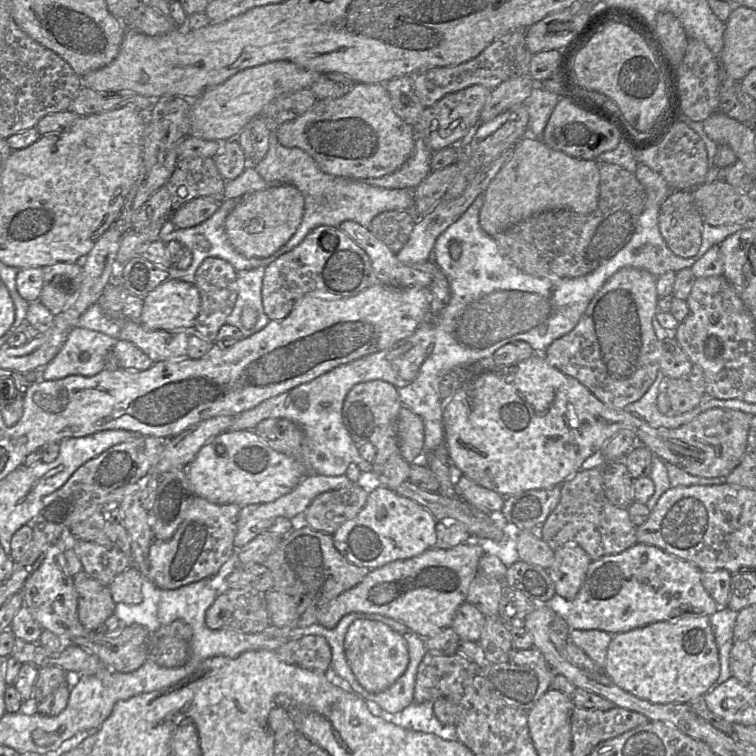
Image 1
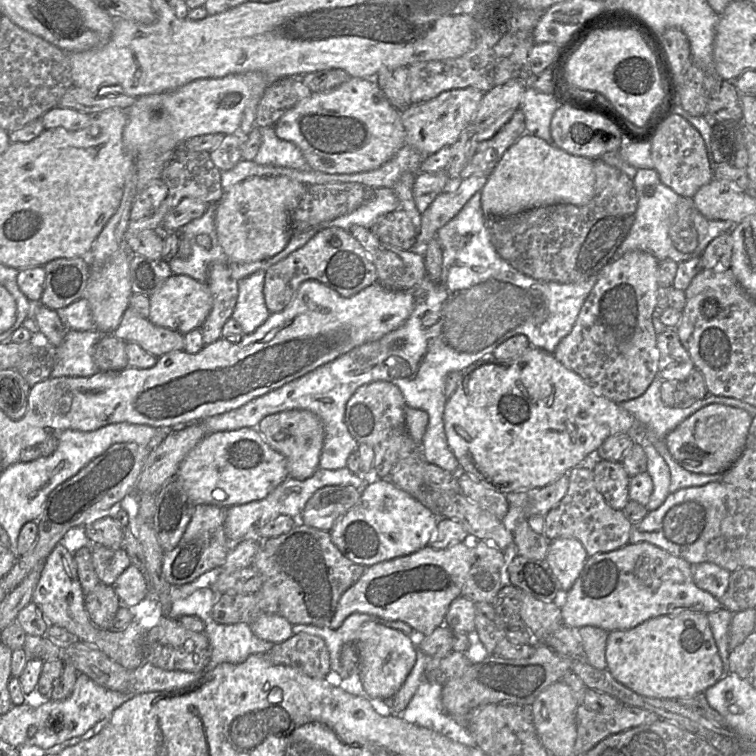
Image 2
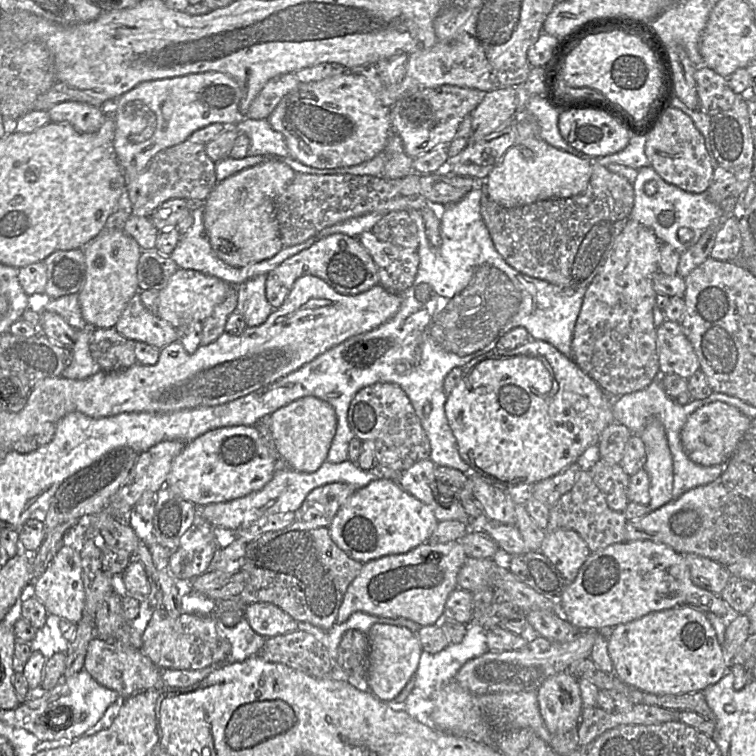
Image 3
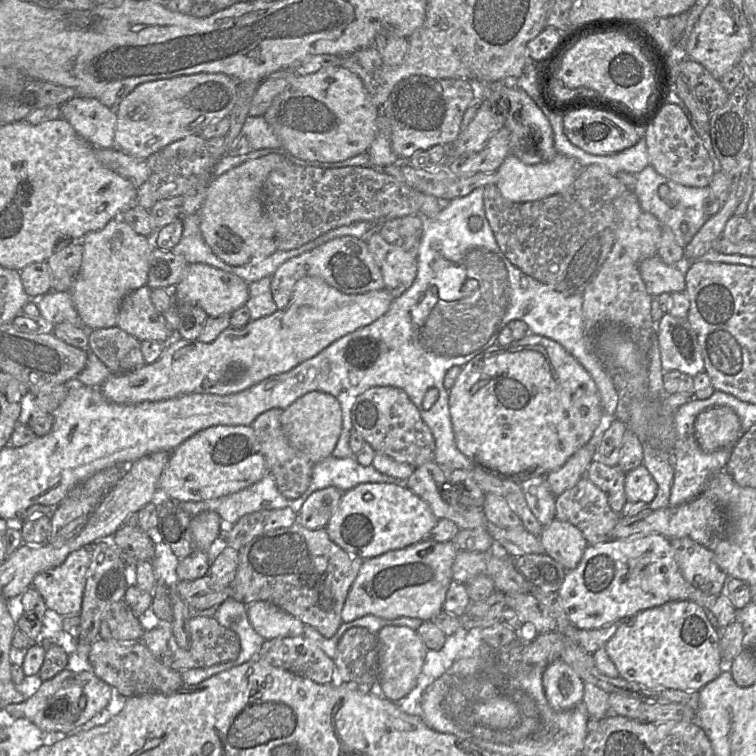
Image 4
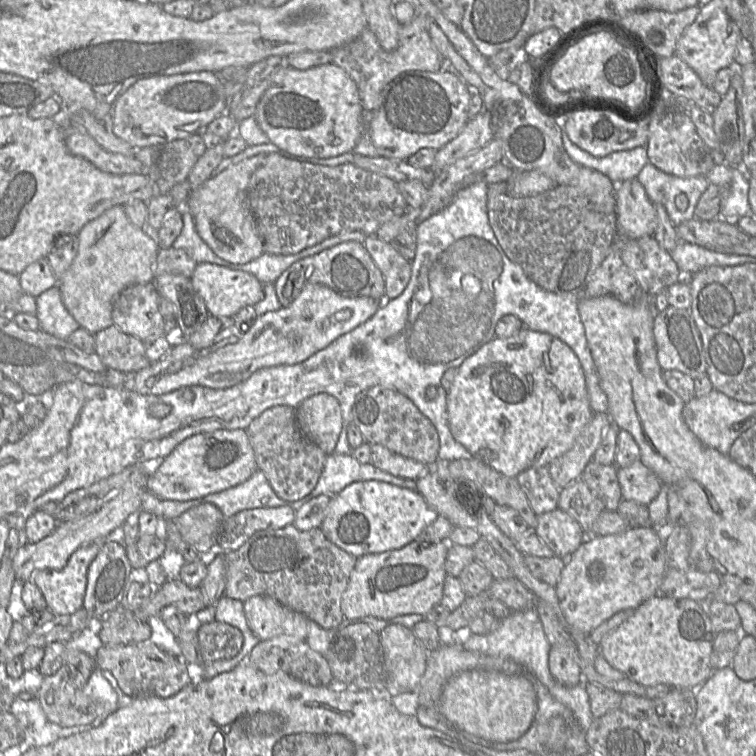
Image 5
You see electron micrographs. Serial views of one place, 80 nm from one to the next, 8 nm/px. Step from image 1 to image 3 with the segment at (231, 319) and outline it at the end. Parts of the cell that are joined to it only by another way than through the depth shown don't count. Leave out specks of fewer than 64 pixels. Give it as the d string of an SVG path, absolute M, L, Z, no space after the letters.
M261 274L236 287L238 303L235 312L244 316L247 327L263 324L274 310L266 297L266 280L267 275Z

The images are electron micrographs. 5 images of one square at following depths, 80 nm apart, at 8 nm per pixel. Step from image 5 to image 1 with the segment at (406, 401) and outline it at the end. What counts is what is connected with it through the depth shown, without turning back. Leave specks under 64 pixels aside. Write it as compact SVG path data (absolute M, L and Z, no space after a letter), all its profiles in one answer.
M372 380L356 384L348 392L342 409L342 420L356 444L371 443L376 449L373 472L381 475L385 463L395 455L400 455L397 418L402 407L396 388L384 380Z

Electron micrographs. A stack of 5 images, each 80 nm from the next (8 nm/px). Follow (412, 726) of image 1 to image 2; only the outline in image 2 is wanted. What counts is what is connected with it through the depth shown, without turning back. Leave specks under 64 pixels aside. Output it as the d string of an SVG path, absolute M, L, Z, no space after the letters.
M422 680L406 708L399 714L403 720L438 732L470 747L476 746L465 727L465 718L448 715L442 705L443 685Z

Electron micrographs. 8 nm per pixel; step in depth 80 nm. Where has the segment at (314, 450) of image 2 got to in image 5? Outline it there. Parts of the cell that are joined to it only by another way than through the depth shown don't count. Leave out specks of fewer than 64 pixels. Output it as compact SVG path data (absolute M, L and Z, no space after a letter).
M318 393L295 408L295 419L302 434L327 455L334 453L342 429L342 411L338 400Z

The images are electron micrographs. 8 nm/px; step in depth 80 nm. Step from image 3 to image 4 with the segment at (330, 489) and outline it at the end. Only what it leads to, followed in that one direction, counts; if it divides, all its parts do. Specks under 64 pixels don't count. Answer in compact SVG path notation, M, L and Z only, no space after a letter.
M333 486L314 491L297 513L297 522L308 529L326 528L343 493Z

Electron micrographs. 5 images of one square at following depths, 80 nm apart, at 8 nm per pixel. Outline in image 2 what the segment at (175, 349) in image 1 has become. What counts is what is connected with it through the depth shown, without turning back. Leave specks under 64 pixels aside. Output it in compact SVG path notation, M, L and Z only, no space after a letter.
M128 306L114 335L125 342L135 342L150 354L160 358L164 354L184 350L184 335L153 324Z

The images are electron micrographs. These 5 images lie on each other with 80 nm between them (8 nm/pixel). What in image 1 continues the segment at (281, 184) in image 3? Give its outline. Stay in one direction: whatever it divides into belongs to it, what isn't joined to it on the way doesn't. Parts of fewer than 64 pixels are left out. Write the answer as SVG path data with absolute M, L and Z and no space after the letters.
M281 185L247 193L240 197L225 220L232 247L248 258L266 258L276 253L293 236L301 223L304 198L294 186Z

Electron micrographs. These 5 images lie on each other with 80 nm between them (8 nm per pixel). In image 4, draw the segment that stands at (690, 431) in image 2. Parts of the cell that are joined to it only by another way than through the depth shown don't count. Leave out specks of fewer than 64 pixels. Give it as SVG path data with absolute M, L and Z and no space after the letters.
M712 407L701 412L694 422L694 436L705 452L733 447L742 436L737 414L729 407Z

